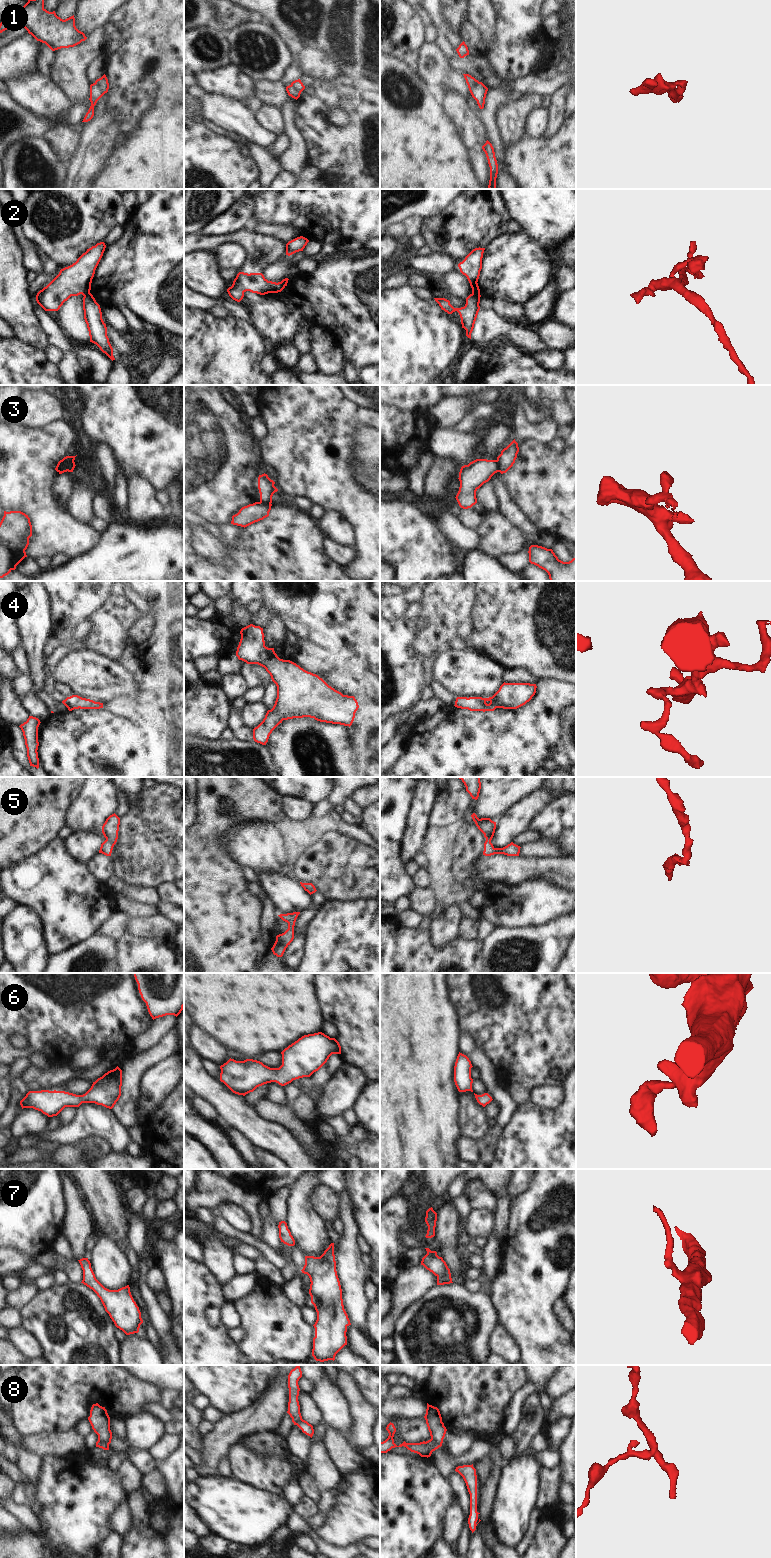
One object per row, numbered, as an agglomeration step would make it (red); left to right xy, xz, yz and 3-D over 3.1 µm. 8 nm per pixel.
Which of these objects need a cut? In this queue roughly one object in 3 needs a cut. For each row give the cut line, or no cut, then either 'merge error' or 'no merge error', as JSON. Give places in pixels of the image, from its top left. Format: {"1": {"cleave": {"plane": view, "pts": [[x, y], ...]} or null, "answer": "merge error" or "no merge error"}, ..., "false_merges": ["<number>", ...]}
{"1": {"cleave": null, "answer": "no merge error"}, "2": {"cleave": {"plane": "yz", "pts": [[472, 292], [479, 297]]}, "answer": "merge error"}, "3": {"cleave": {"plane": "xy", "pts": [[72, 460], [66, 470]]}, "answer": "merge error"}, "4": {"cleave": null, "answer": "no merge error"}, "5": {"cleave": null, "answer": "no merge error"}, "6": {"cleave": null, "answer": "no merge error"}, "7": {"cleave": null, "answer": "no merge error"}, "8": {"cleave": {"plane": "xy", "pts": [[98, 1438], [107, 1445], [108, 1449]]}, "answer": "merge error"}, "false_merges": ["2", "3", "8"]}

